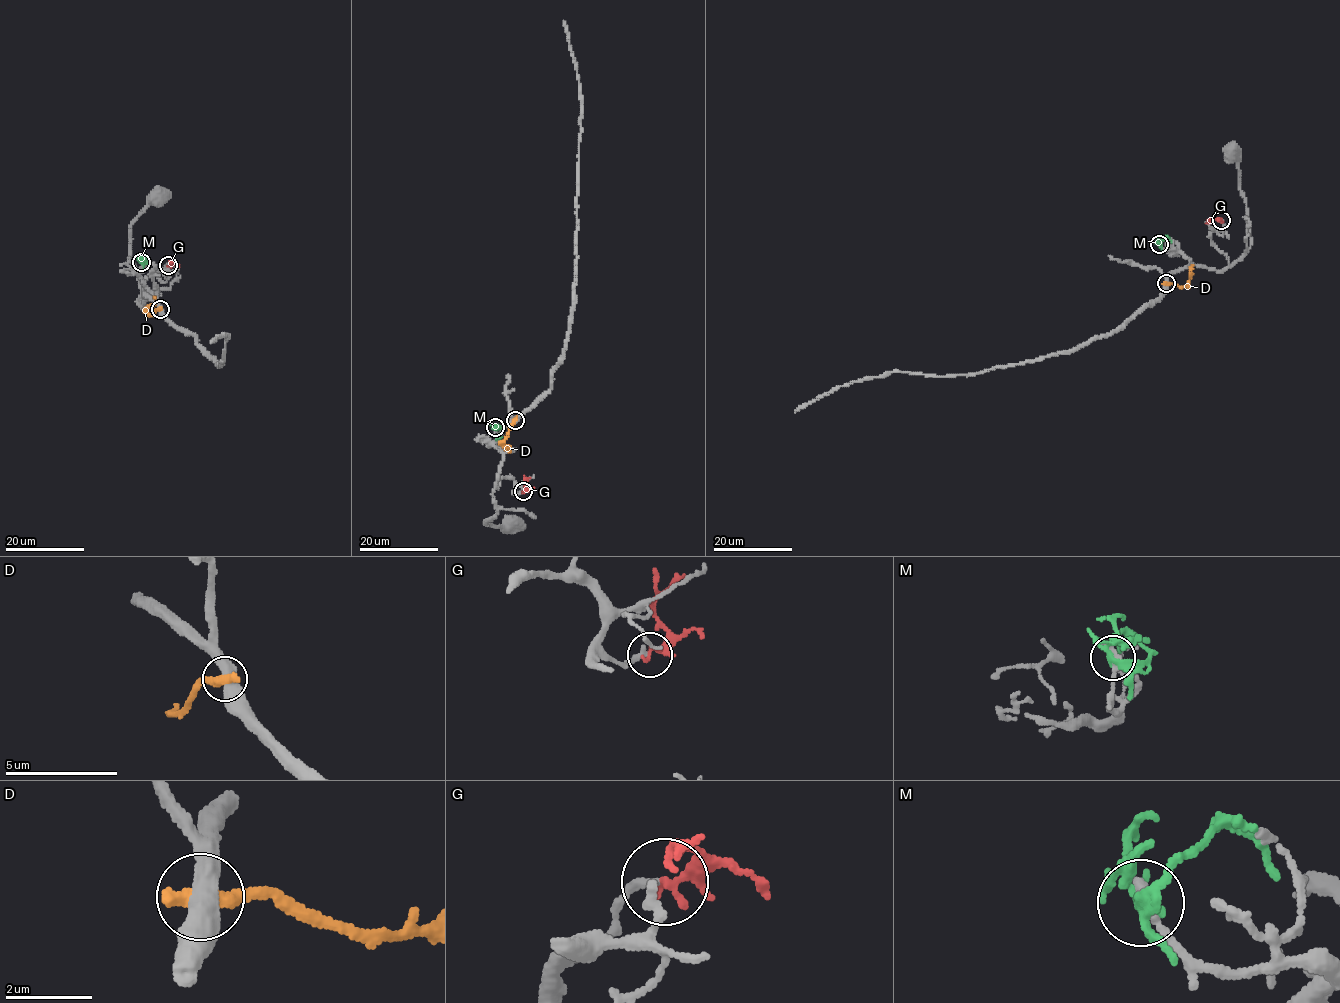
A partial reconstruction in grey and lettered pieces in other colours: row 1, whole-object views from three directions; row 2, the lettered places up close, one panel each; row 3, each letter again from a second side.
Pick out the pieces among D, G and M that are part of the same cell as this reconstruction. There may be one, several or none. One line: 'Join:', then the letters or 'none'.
Join: none

